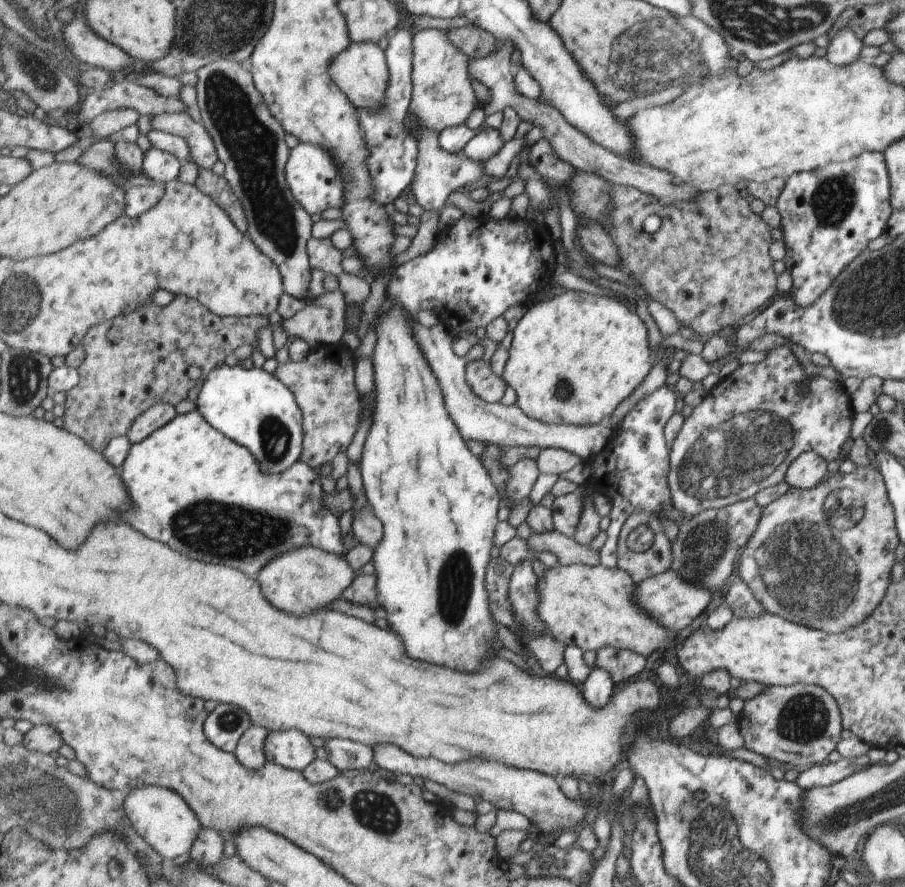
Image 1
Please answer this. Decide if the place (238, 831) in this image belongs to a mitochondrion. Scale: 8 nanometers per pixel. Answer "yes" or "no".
no

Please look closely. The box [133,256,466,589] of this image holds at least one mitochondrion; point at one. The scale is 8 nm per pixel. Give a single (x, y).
(225, 531)

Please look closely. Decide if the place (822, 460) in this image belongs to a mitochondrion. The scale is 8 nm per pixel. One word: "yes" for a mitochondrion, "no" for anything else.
no

